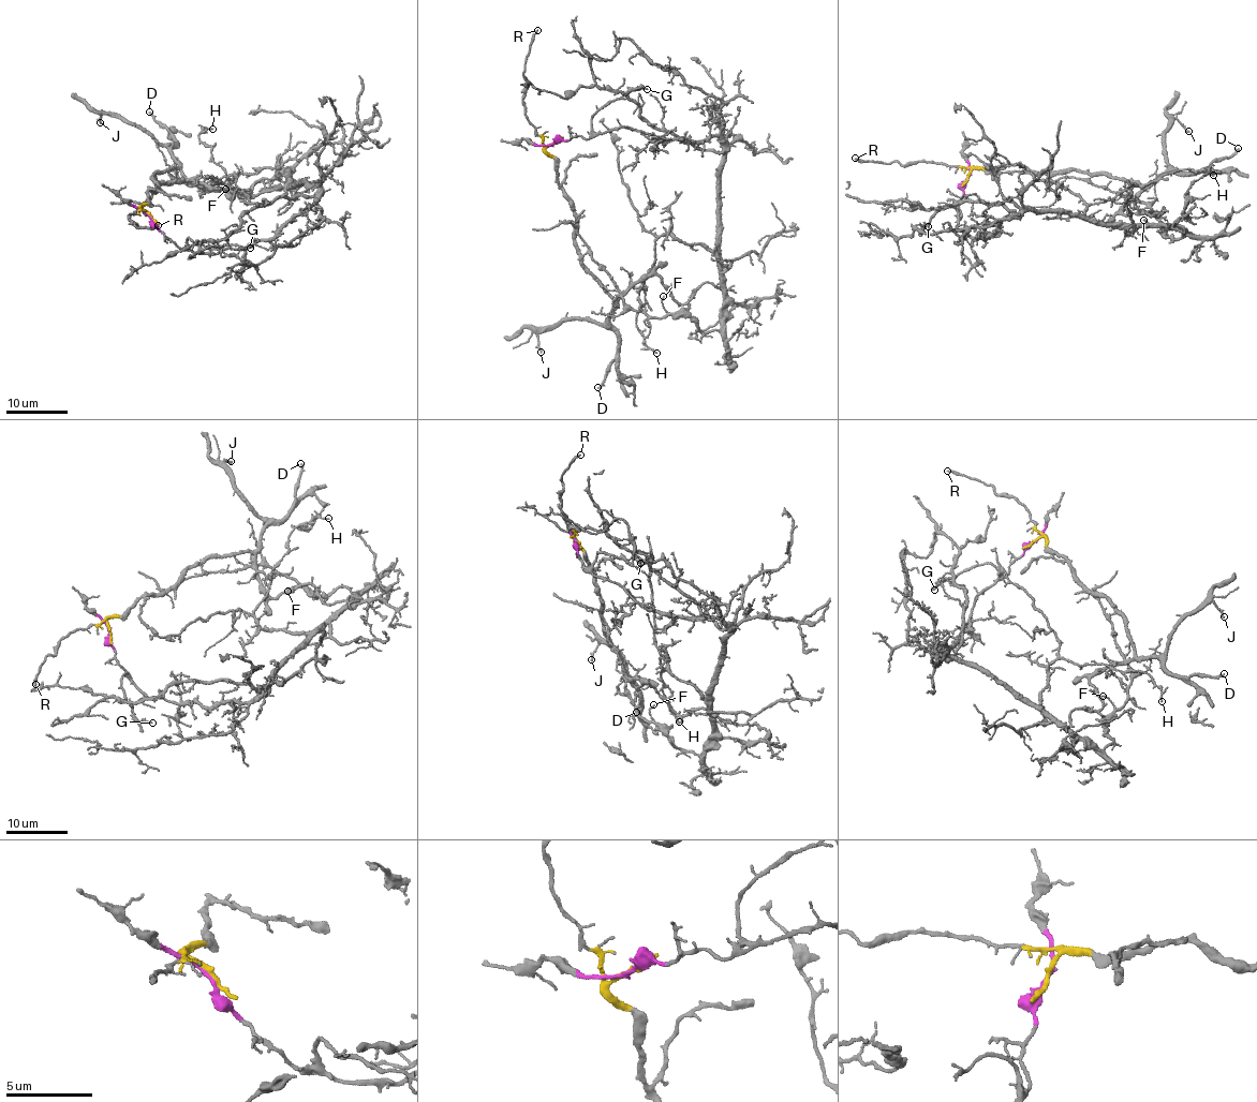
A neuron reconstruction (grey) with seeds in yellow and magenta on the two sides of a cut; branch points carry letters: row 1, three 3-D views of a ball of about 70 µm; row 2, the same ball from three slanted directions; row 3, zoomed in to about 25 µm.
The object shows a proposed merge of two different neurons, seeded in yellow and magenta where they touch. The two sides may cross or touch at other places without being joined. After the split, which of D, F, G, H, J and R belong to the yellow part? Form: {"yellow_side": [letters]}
{"yellow_side": ["D", "J", "R"]}

